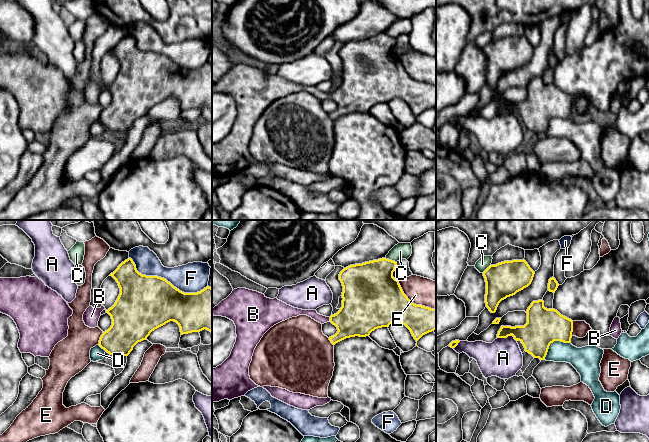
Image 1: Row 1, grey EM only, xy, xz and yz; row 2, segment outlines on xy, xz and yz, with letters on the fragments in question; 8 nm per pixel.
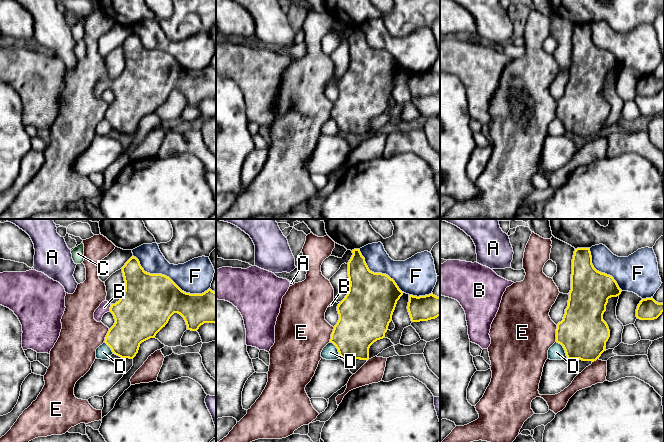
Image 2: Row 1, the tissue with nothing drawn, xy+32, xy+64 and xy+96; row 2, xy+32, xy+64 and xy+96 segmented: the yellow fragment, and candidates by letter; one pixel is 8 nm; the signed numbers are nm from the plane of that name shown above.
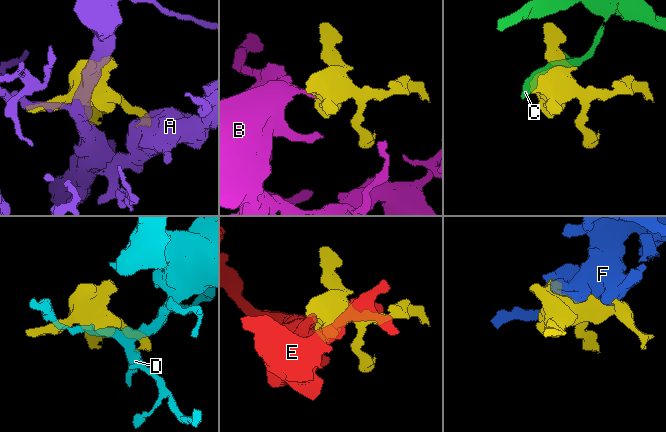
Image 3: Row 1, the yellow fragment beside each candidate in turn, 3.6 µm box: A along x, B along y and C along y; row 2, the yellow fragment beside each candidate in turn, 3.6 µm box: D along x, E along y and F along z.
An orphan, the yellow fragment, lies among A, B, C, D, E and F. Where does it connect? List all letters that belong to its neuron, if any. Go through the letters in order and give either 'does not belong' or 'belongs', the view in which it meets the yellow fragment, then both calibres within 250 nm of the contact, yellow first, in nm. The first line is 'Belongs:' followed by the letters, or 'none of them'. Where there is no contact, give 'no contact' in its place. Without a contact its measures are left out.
Belongs: B
A: does not belong | yz | 260/300 nm
B: belongs | xz | 320/70 nm
C: does not belong | xz | 360/130 nm
D: does not belong | yz | 280/170 nm
E: does not belong | xz | 380/220 nm
F: does not belong | xy | 440/240 nm

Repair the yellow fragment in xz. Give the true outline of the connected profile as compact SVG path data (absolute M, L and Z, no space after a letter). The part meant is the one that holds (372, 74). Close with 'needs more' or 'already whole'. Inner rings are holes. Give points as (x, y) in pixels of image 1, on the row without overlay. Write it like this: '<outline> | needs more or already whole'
M382 34L365 38L362 40L350 41L344 44L339 50L339 56L343 62L342 68L342 83L340 86L330 93L326 93L317 89L316 86L302 86L294 84L277 74L270 75L264 70L246 64L237 64L217 82L212 85L212 91L222 92L232 96L236 102L236 118L231 127L230 132L219 142L212 145L212 178L219 178L224 175L232 176L244 172L248 167L260 163L256 161L249 152L249 142L252 137L252 132L257 120L260 118L263 111L274 101L299 91L307 91L315 97L324 100L331 98L337 103L337 109L329 116L333 121L350 113L366 113L372 107L382 103L389 103L393 98L403 99L411 108L416 118L425 110L436 105L436 85L431 85L422 81L412 79L404 70L399 57L393 53L397 38Z | needs more

